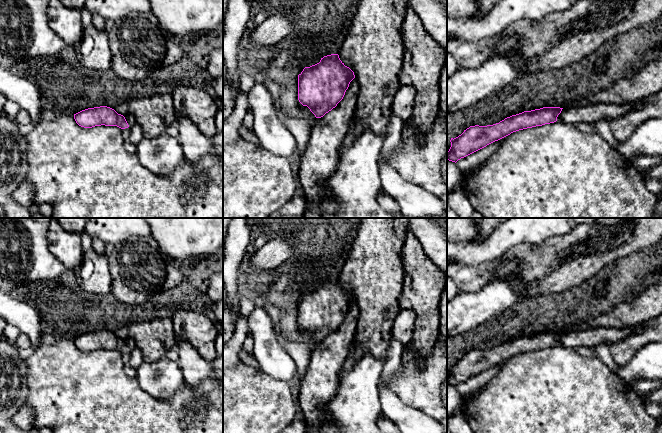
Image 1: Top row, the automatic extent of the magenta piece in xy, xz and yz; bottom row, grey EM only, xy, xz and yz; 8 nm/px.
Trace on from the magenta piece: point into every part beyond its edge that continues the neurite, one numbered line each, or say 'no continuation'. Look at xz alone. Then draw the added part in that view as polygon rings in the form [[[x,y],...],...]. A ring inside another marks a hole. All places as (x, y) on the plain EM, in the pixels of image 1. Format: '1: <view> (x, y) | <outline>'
1: xz (321, 380) | [[[354,302],[337,330],[321,341],[318,348],[311,349],[309,365],[304,377],[297,384],[299,387],[298,400],[302,410],[301,416],[307,424],[308,433],[323,433],[324,417],[322,409],[329,406],[329,402],[338,389],[341,376],[340,371],[348,357],[350,346],[354,340],[358,314],[359,308],[357,303]]]

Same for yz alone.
1: yz (590, 337) | [[[641,326],[623,329],[605,327],[571,329],[562,333],[557,341],[557,345],[565,348],[594,348],[598,344],[609,345],[624,340],[639,329],[641,329]]]

